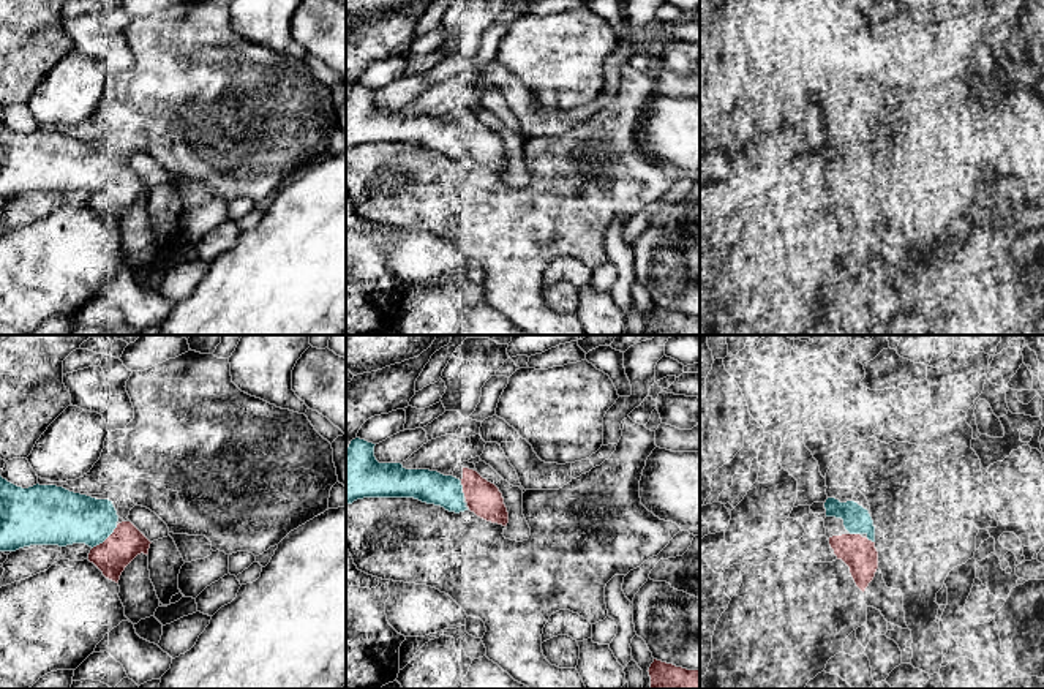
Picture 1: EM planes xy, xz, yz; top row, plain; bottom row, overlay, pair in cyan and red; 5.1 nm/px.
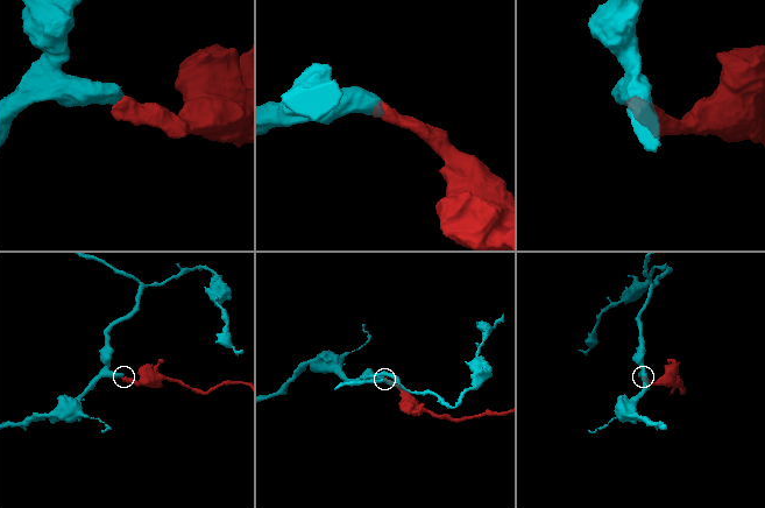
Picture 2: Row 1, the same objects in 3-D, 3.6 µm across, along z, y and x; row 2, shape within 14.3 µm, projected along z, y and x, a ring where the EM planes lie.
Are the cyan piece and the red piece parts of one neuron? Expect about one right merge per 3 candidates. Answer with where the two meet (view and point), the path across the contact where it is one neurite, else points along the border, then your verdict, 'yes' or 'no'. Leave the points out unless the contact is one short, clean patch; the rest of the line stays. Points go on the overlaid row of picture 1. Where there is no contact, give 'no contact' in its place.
meets cyan in xy at (105, 539); yes

